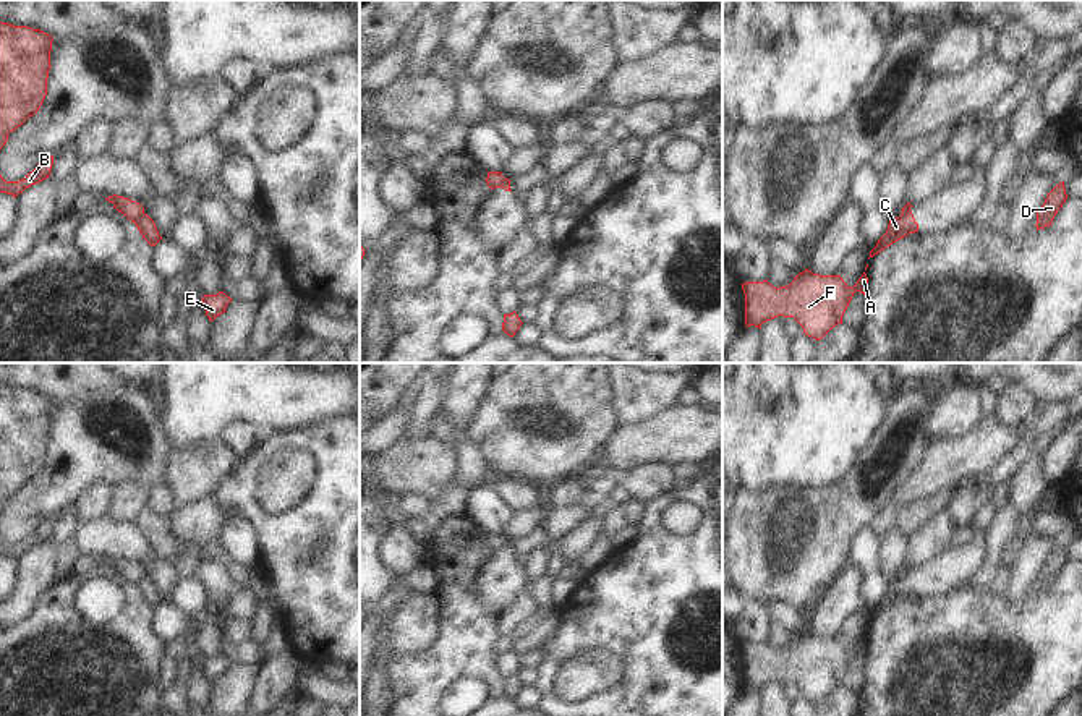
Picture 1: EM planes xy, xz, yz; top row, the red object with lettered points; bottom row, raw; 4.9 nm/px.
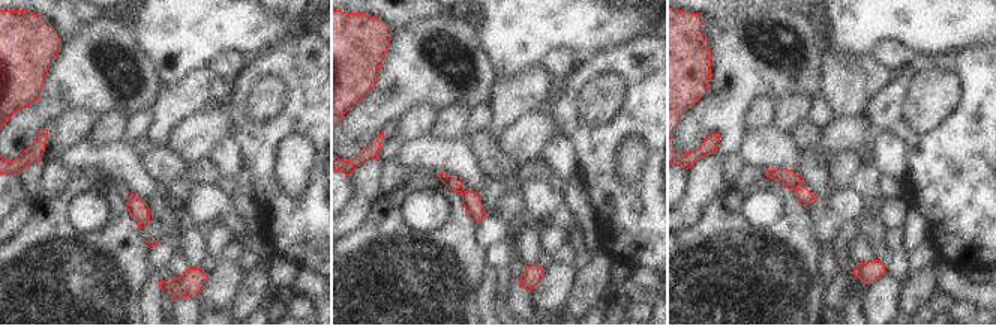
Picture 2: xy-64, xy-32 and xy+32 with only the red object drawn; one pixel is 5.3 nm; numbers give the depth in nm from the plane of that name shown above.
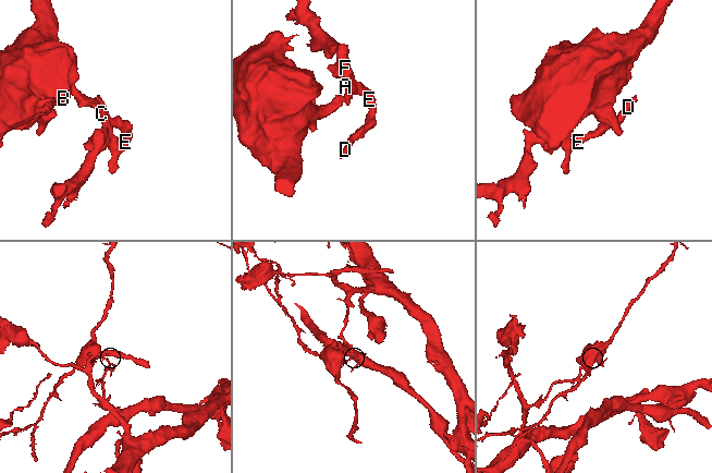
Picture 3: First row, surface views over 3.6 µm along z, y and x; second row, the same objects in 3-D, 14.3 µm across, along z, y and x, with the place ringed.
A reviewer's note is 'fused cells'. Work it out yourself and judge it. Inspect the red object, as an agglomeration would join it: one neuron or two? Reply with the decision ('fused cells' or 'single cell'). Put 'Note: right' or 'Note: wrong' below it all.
fused cells
Note: right

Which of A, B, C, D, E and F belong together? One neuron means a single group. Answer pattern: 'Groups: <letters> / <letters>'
Groups: A C D E F / B.

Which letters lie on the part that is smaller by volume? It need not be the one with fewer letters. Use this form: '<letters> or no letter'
B

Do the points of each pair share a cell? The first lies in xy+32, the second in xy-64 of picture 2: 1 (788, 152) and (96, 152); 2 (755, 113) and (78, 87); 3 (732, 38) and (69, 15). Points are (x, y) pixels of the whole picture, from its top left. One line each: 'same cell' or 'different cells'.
1: same cell
2: different cells
3: different cells

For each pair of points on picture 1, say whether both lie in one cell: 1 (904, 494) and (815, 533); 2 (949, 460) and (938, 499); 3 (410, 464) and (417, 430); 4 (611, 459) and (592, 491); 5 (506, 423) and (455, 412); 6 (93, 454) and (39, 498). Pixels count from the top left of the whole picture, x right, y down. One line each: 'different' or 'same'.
1: different
2: different
3: different
4: different
5: different
6: same

